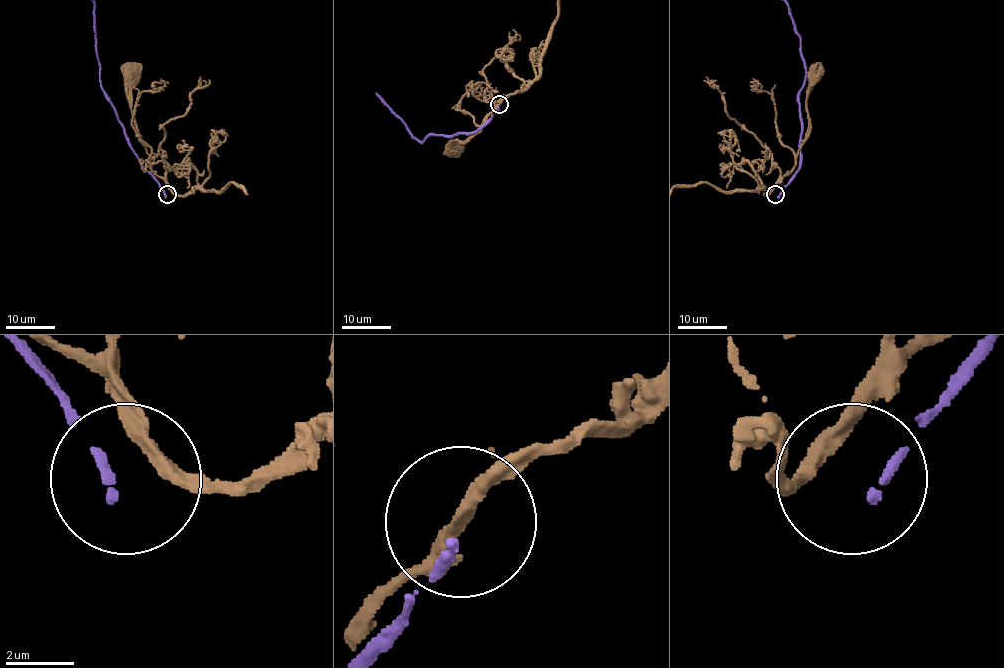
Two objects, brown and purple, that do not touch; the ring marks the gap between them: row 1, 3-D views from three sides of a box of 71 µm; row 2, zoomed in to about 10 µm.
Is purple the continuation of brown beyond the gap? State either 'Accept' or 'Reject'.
Reject

